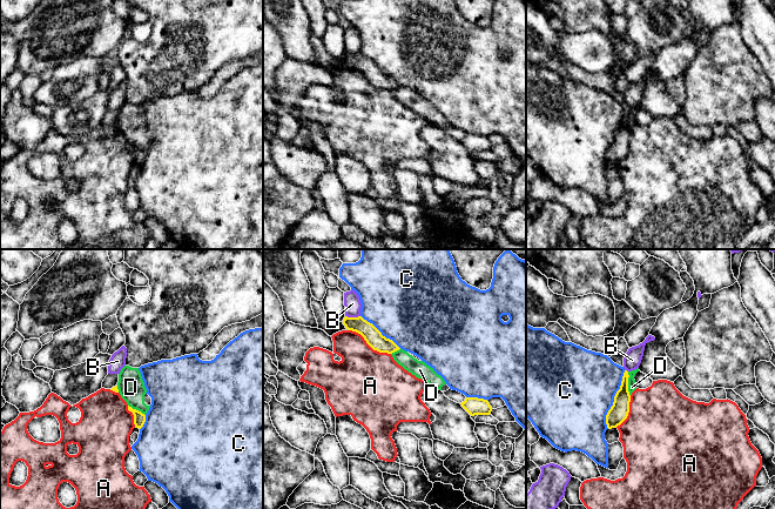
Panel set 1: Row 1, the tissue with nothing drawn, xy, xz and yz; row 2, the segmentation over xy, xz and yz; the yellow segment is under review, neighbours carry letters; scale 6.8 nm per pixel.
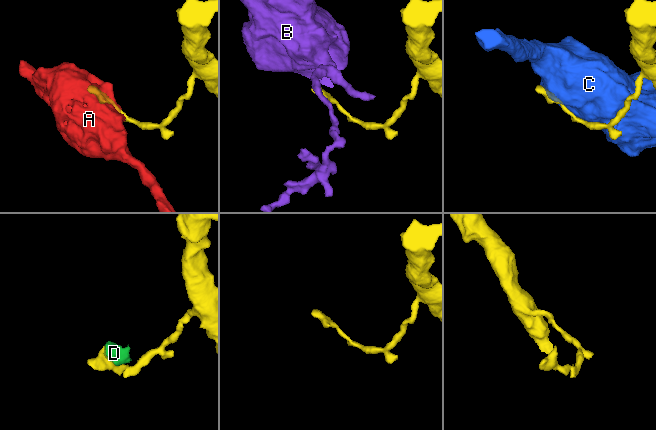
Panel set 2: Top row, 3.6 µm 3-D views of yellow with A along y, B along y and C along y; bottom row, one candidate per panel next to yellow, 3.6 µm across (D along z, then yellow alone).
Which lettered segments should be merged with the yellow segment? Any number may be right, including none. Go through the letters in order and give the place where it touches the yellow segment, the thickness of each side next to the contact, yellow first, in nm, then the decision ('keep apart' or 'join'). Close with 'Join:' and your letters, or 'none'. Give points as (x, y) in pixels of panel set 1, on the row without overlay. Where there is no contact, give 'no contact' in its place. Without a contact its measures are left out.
A: contact xz (369, 81); calibres 120 and 440 nm; keep apart
B: contact xz (352, 54); calibres 120 and 110 nm; keep apart
C: contact yz (614, 136); calibres 130 and 480 nm; keep apart
D: contact yz (627, 120); calibres 130 and 60 nm; keep apart
Join: none

